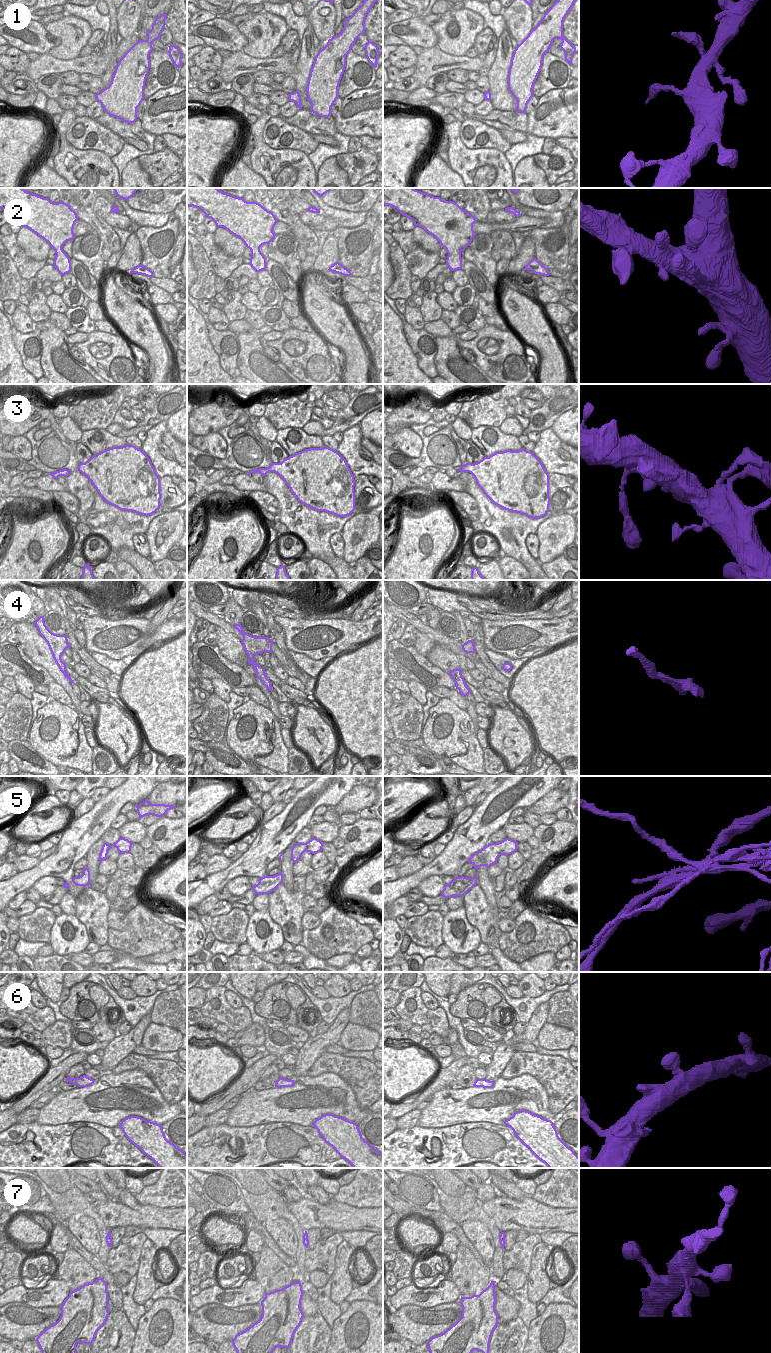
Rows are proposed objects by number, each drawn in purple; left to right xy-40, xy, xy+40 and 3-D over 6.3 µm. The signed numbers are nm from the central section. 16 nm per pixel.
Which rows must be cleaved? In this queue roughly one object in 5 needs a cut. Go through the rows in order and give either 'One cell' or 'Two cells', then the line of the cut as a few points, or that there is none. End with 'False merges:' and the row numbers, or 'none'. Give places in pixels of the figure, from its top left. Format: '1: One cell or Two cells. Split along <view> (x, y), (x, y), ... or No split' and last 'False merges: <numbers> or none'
1: One cell. No split
2: One cell. No split
3: One cell. No split
4: One cell. No split
5: Two cells. Split along xy-40 (107, 844), (111, 846)
6: One cell. No split
7: One cell. No split
False merges: 5.

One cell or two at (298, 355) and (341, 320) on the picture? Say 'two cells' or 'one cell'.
two cells

